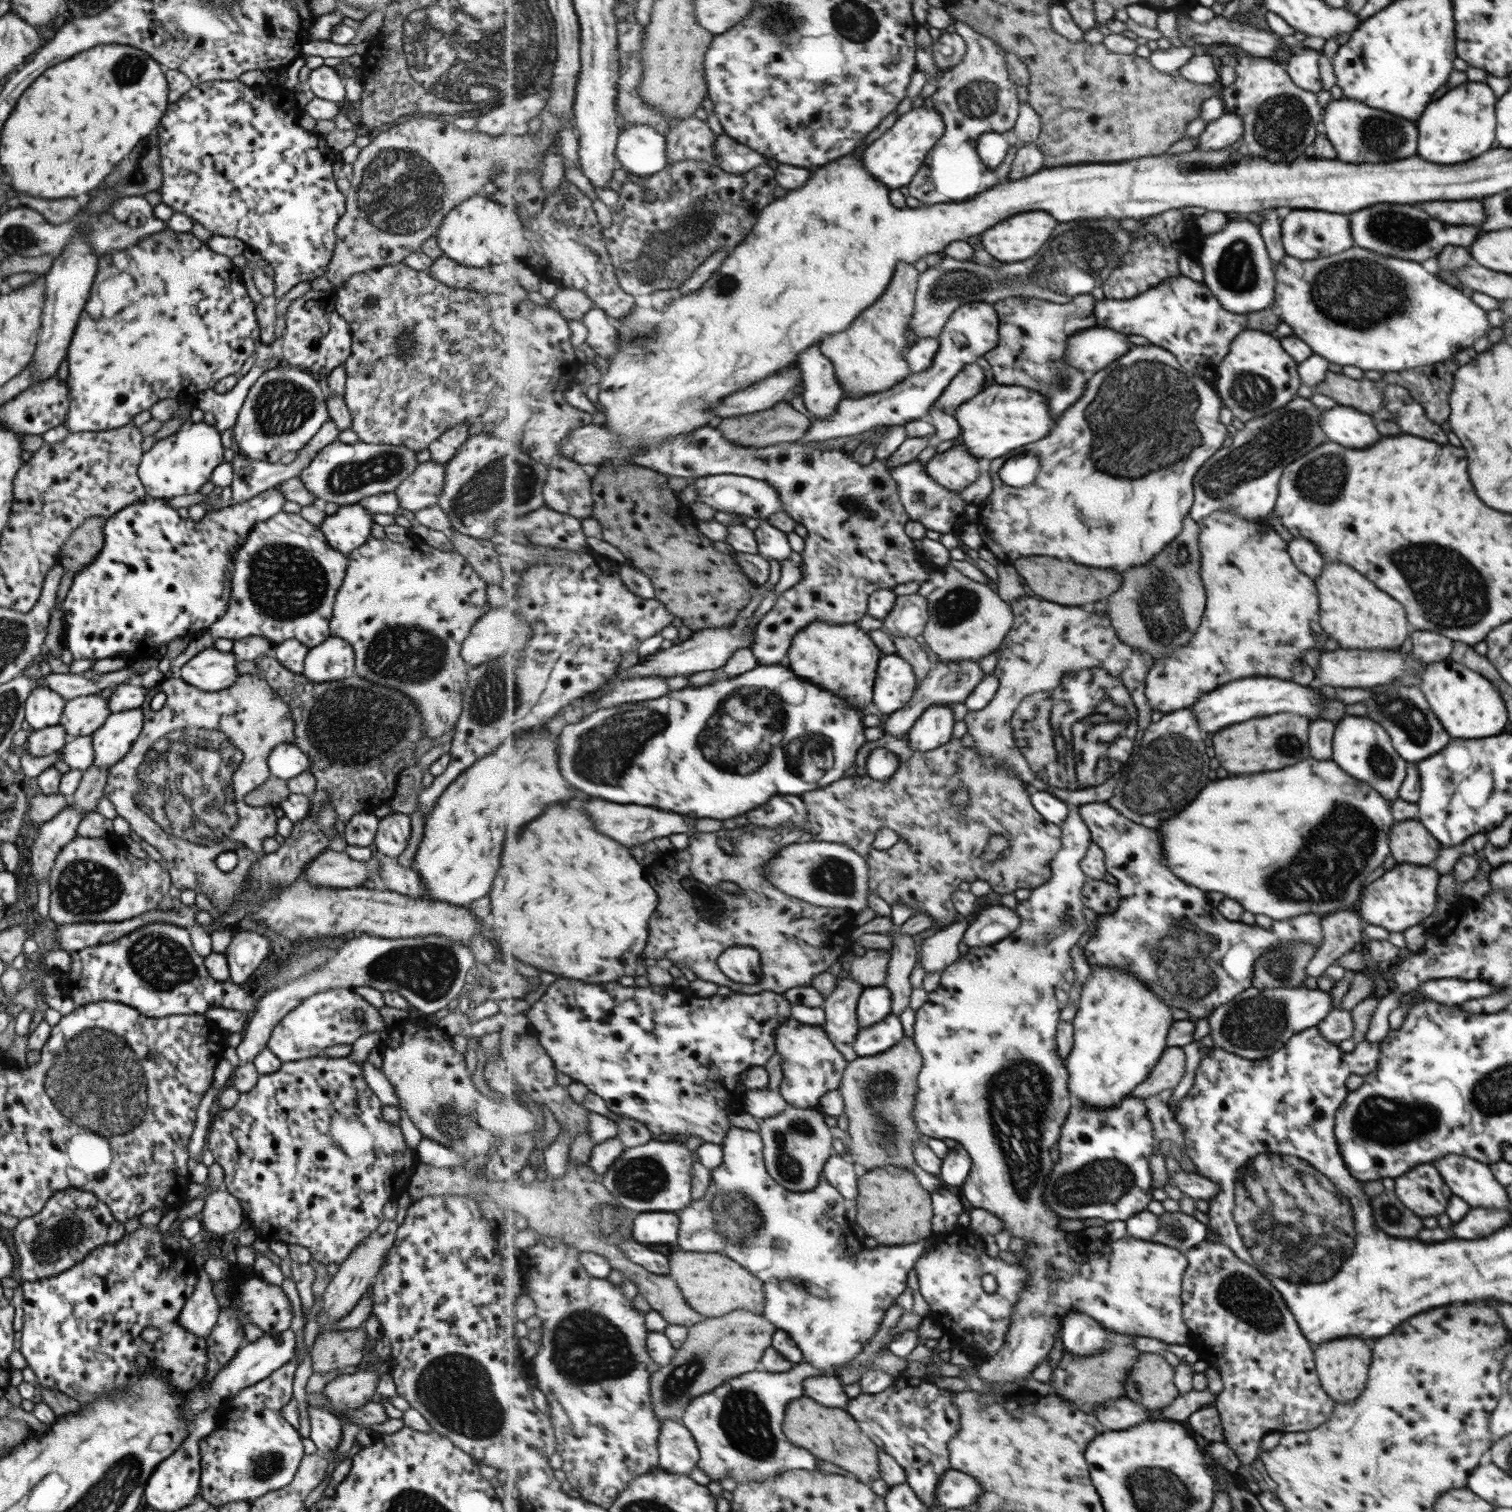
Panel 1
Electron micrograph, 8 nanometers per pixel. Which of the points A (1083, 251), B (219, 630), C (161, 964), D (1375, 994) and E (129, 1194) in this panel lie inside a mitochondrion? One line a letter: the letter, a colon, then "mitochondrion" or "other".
A: mitochondrion
B: other
C: mitochondrion
D: other
E: other

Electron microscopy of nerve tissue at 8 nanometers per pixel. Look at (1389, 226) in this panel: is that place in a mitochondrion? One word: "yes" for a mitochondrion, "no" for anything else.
yes

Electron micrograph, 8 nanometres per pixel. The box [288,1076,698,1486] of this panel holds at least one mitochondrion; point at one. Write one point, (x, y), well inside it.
(457, 1392)

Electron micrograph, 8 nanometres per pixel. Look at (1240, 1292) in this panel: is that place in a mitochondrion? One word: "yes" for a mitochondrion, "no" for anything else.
yes

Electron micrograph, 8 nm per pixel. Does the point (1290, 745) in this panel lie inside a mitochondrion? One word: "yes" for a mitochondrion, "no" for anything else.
yes

